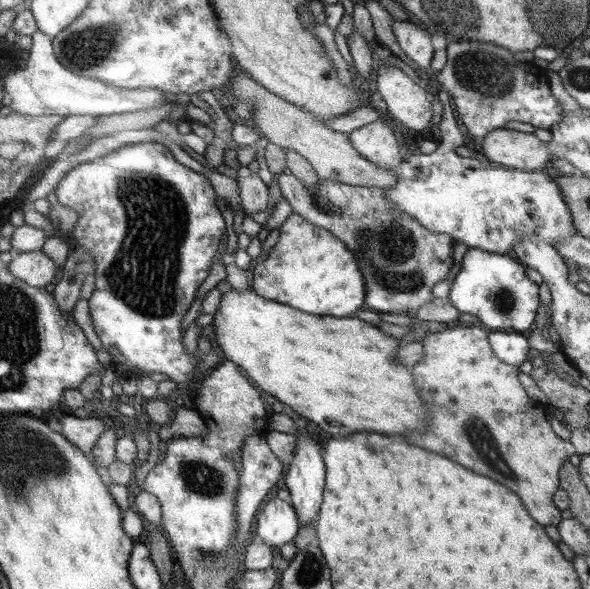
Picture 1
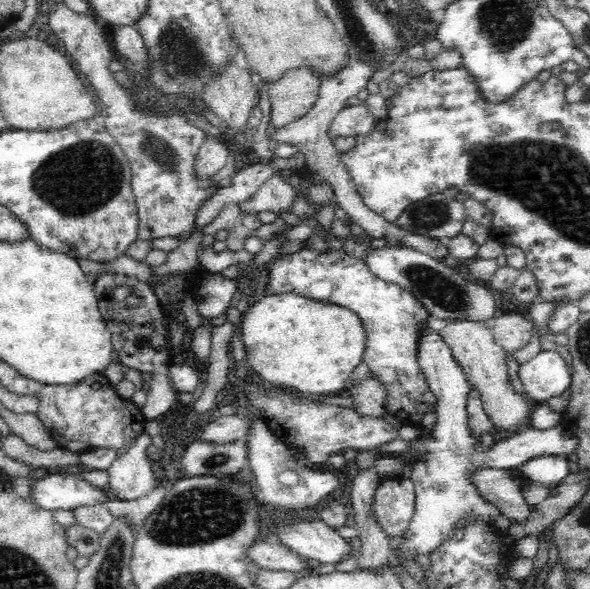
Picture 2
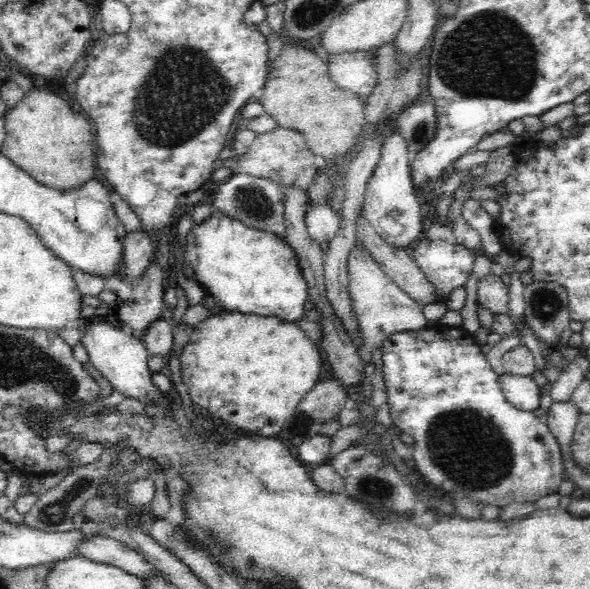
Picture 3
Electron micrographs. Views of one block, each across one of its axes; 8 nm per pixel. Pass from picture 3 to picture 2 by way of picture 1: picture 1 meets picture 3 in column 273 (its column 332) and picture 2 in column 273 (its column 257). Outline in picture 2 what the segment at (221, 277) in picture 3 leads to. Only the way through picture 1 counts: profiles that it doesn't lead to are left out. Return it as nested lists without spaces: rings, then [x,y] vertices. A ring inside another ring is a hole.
[[[302,247],[294,254],[280,255],[280,258],[275,260],[268,276],[269,280],[264,289],[265,295],[294,291],[294,293],[300,293],[306,297],[318,299],[318,301],[336,303],[338,306],[346,307],[362,319],[364,329],[366,329],[366,348],[363,361],[368,365],[373,377],[377,378],[385,388],[385,409],[391,415],[399,418],[403,425],[418,424],[430,408],[437,406],[437,399],[430,390],[425,374],[418,364],[418,330],[420,330],[420,326],[424,328],[428,324],[430,313],[410,291],[378,278],[372,274],[364,261],[357,260],[342,249],[320,253],[316,249]]]

